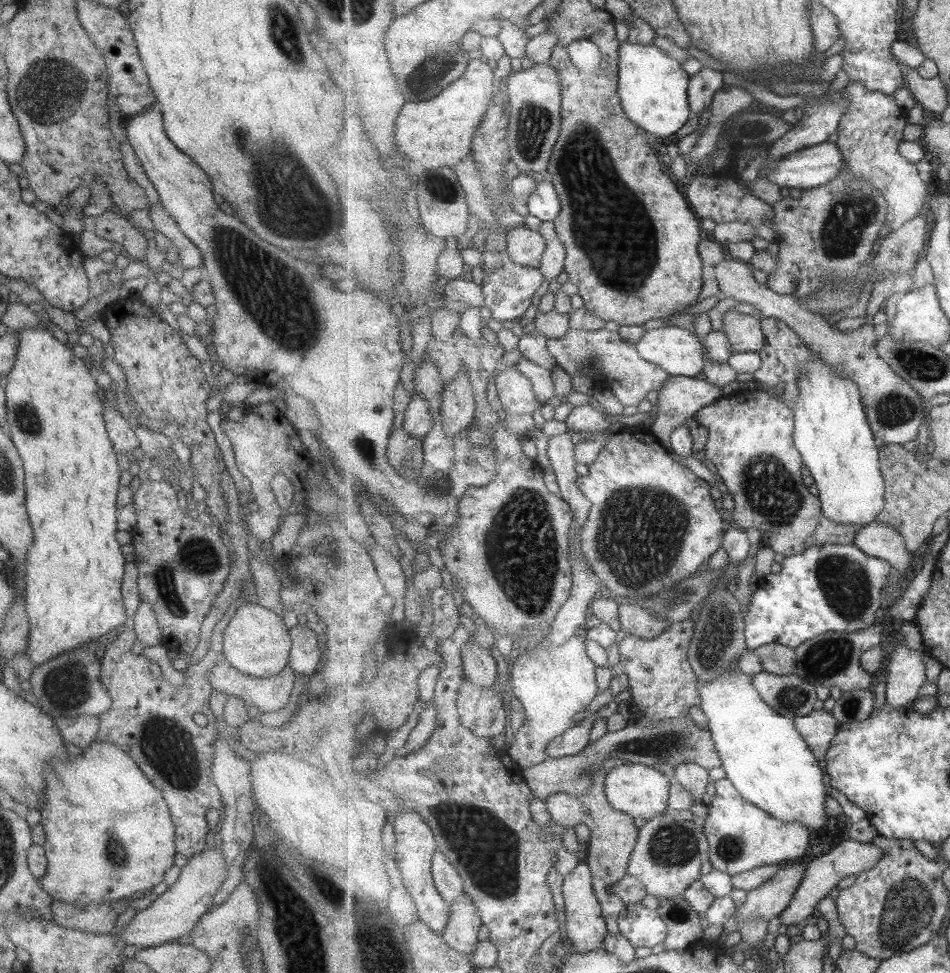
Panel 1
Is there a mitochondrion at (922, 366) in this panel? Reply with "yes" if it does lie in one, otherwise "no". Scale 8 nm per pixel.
yes

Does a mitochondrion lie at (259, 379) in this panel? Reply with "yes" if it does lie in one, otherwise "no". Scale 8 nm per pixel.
no

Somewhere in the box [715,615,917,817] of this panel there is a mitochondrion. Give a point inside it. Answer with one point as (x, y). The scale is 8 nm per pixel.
(831, 659)

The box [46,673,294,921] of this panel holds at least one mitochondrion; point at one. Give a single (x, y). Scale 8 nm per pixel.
(165, 746)

